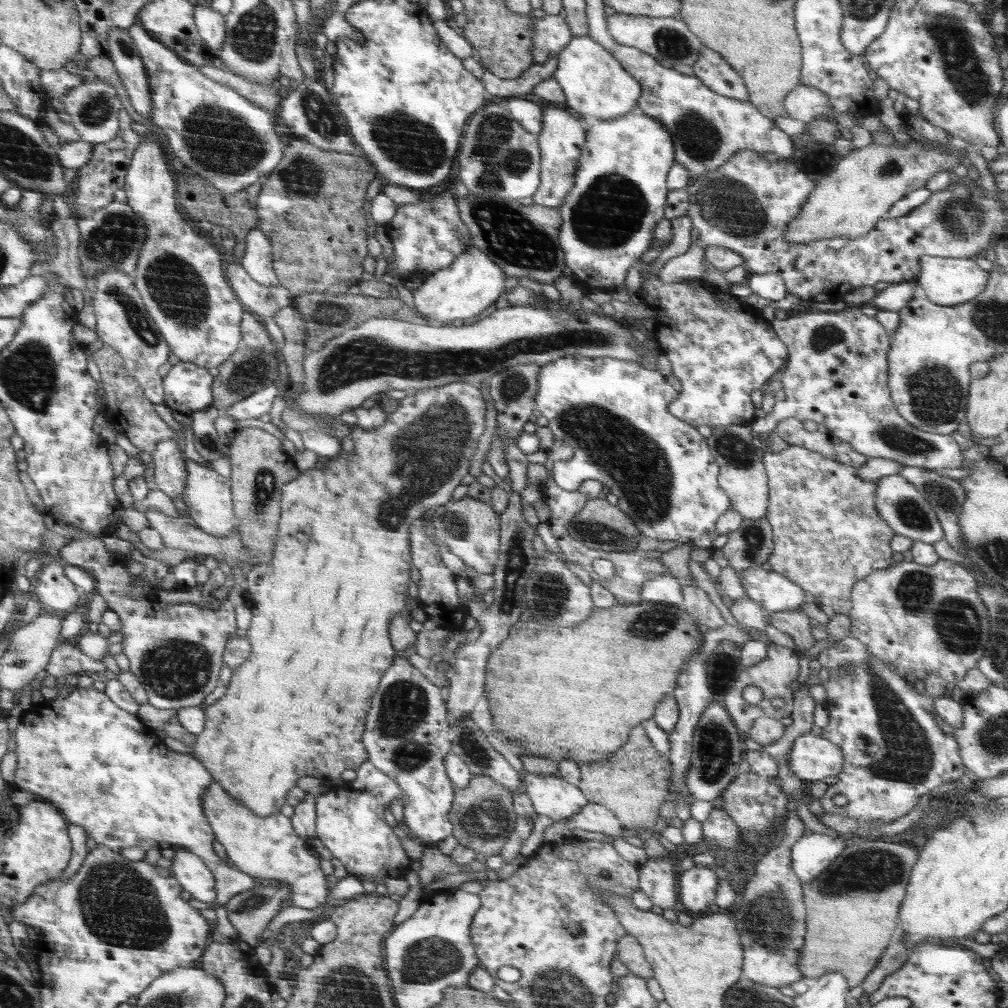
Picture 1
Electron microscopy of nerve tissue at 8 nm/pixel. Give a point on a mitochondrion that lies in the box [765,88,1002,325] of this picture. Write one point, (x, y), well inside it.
(960, 215)

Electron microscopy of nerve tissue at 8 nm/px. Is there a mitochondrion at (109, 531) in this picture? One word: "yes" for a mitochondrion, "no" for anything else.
no

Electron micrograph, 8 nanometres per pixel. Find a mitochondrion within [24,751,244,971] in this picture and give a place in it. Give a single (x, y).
(118, 904)

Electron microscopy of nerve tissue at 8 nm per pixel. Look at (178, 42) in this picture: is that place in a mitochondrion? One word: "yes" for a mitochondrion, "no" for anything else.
no

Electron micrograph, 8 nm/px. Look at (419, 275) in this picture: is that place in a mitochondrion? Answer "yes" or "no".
no

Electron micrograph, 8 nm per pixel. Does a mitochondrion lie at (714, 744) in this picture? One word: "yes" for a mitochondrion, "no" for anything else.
yes

